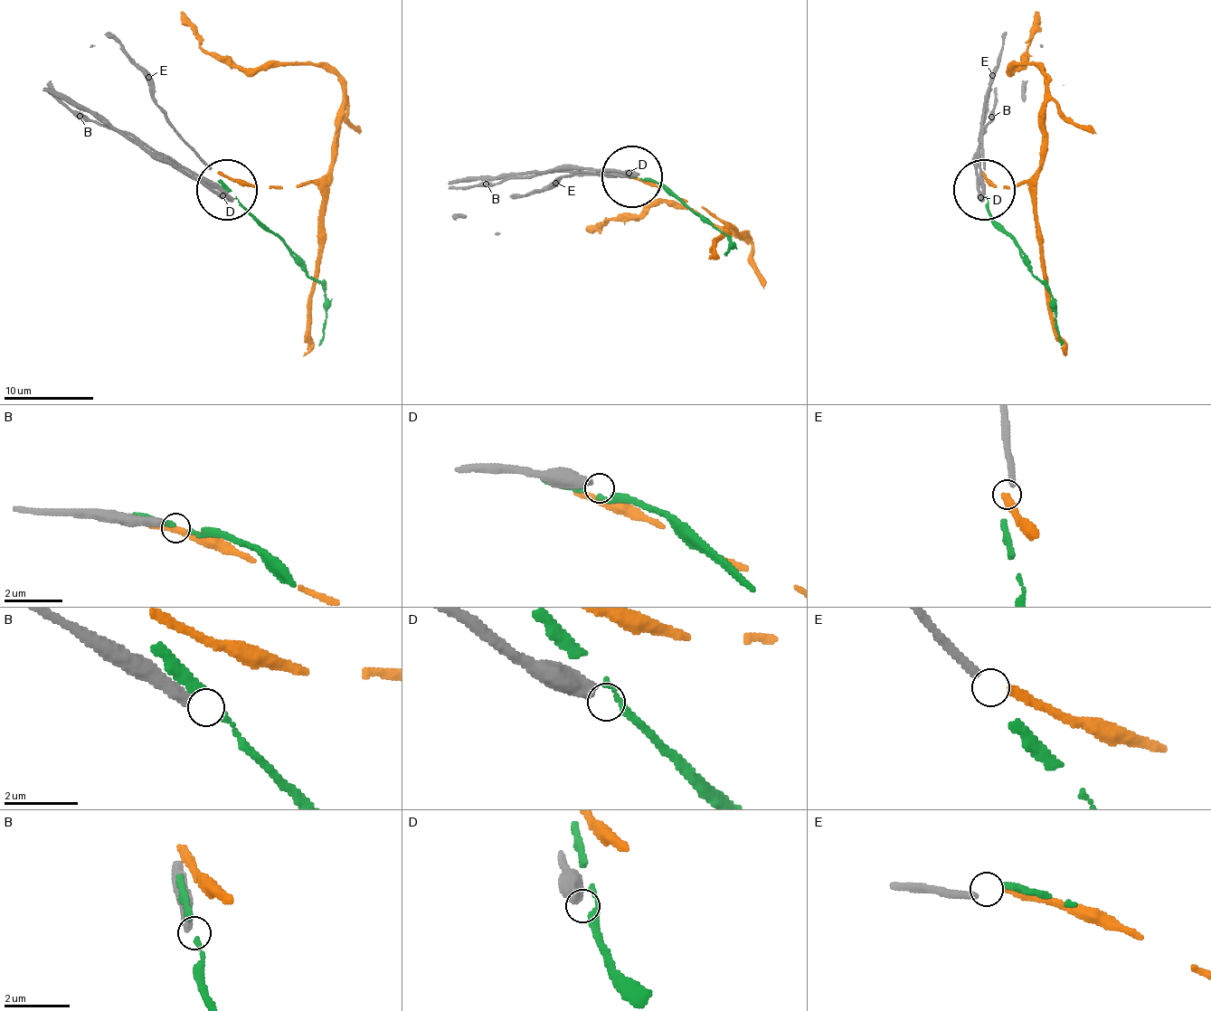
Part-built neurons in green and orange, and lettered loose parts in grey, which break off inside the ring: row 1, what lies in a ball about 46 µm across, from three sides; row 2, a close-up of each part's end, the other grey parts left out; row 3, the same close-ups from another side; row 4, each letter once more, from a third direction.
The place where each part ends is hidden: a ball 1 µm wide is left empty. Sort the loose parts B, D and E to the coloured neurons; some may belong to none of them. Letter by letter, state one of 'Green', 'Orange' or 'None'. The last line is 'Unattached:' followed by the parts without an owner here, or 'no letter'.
B: None
D: None
E: None
Unattached: B, D, E

